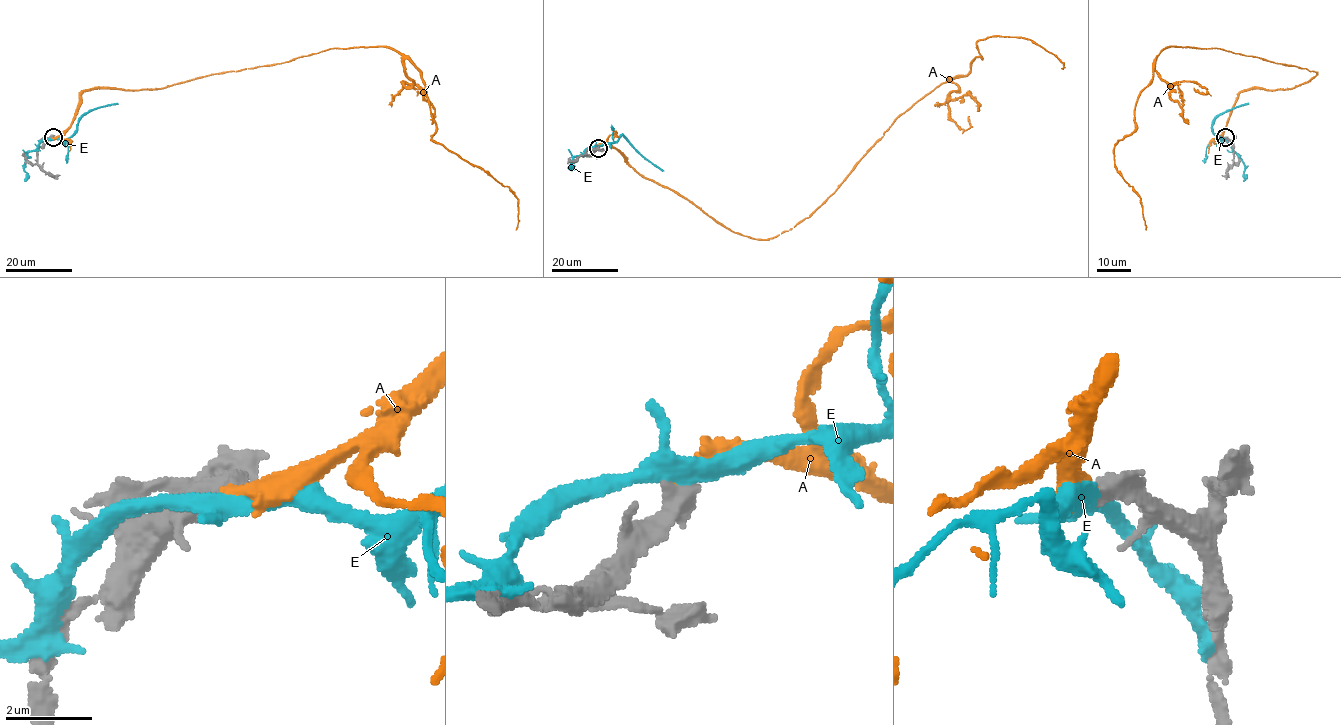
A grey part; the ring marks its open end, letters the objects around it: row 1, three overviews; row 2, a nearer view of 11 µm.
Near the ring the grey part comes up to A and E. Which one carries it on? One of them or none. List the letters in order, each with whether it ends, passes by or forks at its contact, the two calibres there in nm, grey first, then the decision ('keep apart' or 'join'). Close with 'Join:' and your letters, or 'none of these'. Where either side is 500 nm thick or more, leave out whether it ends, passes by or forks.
A: calibres 500 and 240 nm; keep apart
E: it forks; calibres 480 and 360 nm; keep apart
Join: none of these

